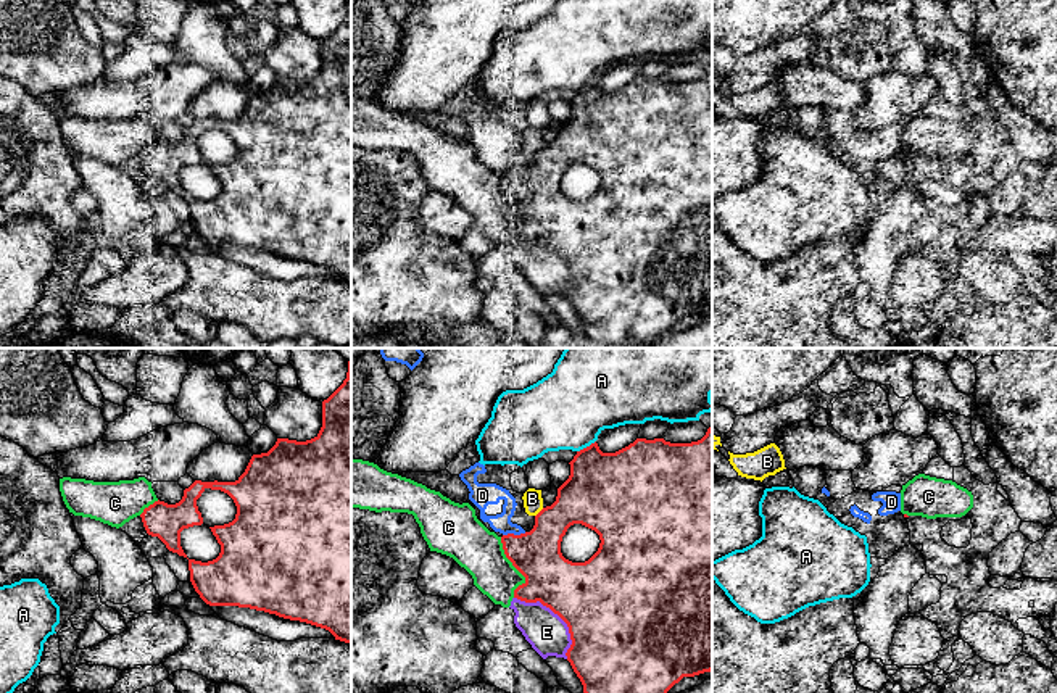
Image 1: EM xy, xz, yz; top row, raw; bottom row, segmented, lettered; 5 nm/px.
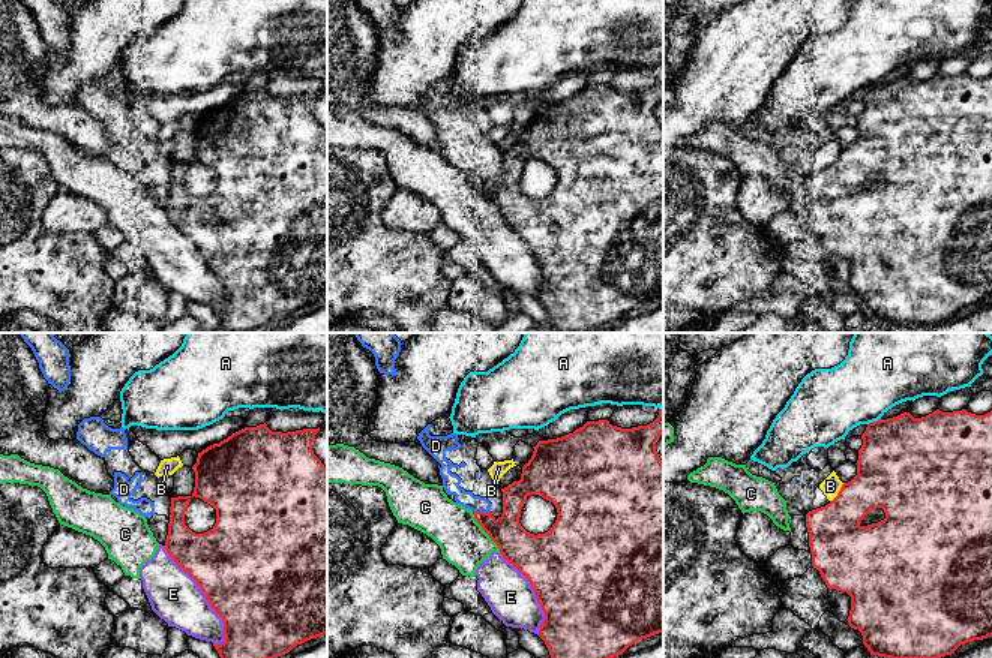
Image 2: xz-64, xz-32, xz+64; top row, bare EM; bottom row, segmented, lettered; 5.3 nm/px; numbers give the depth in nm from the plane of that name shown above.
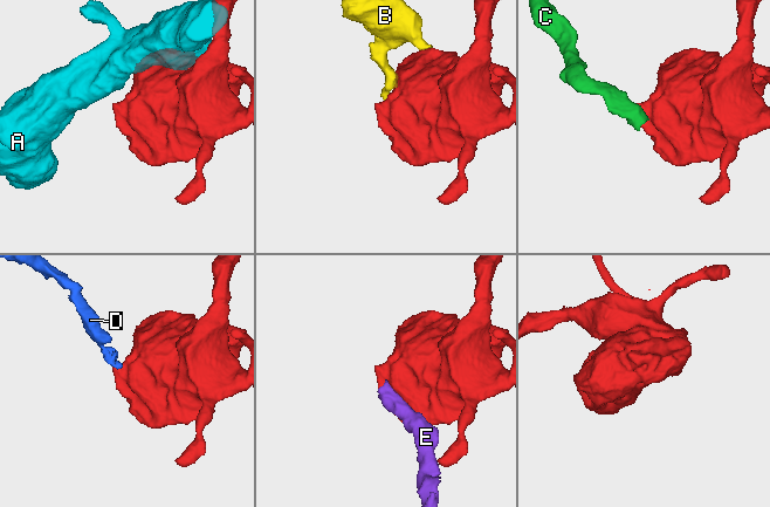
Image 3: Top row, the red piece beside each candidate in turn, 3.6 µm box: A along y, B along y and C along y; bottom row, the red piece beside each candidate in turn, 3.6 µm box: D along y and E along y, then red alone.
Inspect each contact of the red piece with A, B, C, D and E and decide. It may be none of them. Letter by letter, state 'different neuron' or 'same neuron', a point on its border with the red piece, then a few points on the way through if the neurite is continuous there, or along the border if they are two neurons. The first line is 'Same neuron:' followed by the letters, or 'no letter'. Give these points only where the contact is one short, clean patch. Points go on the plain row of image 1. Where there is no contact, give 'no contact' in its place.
Same neuron: no letter
A: different neuron; meets red in xz at (587, 86)
B: different neuron; meets red in xz at (538, 152)
C: different neuron; meets red in xz at (514, 205)
D: different neuron; meets red in xz at (513, 173)
E: different neuron; meets red in xz at (558, 253)

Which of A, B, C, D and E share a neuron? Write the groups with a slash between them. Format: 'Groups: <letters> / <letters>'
Groups: A / B / C E / D

